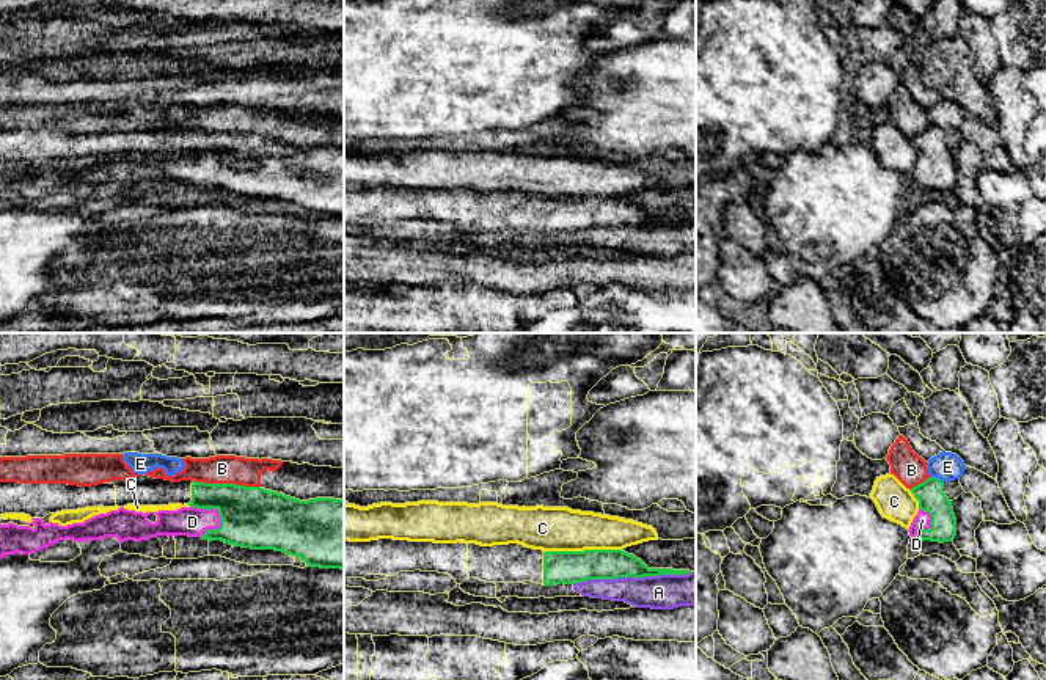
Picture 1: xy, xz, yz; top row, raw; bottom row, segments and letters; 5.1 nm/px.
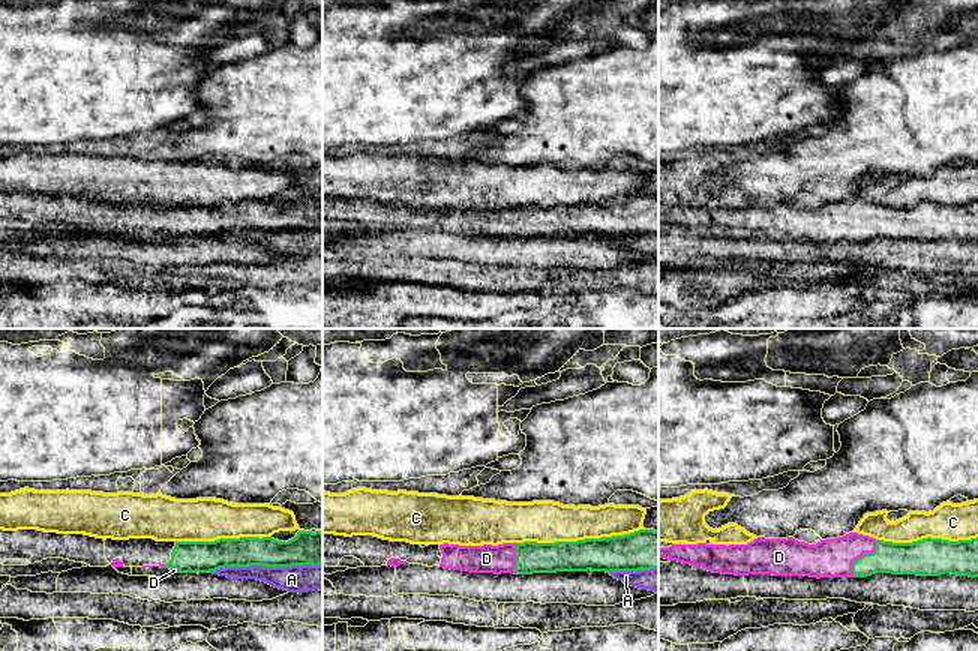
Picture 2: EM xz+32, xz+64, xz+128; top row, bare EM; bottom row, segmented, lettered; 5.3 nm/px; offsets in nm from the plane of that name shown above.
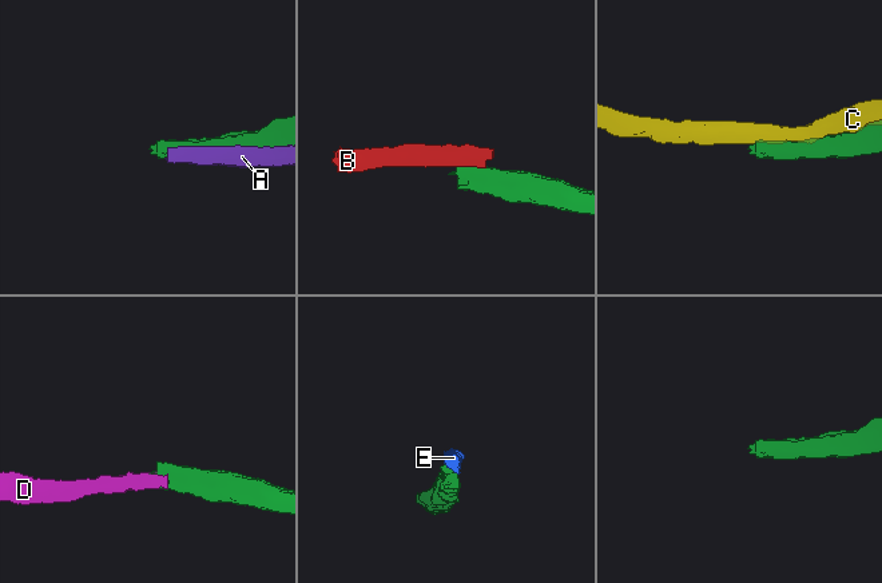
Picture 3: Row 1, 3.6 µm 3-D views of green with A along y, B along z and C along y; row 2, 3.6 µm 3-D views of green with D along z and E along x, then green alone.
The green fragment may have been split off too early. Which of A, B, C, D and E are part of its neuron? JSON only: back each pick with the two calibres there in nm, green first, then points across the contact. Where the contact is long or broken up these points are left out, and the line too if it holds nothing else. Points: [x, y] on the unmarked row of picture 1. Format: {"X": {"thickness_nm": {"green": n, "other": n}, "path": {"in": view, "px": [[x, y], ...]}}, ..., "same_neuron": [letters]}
{"D": {"thickness_nm": {"green": 320, "other": 150}, "path": {"in": "xy", "px": [[250, 165], [219, 160], [212, 156], [200, 168], [192, 170]]}}, "same_neuron": ["D"]}

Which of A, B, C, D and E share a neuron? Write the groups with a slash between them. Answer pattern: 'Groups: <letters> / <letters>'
Groups: A E / B / C / D

